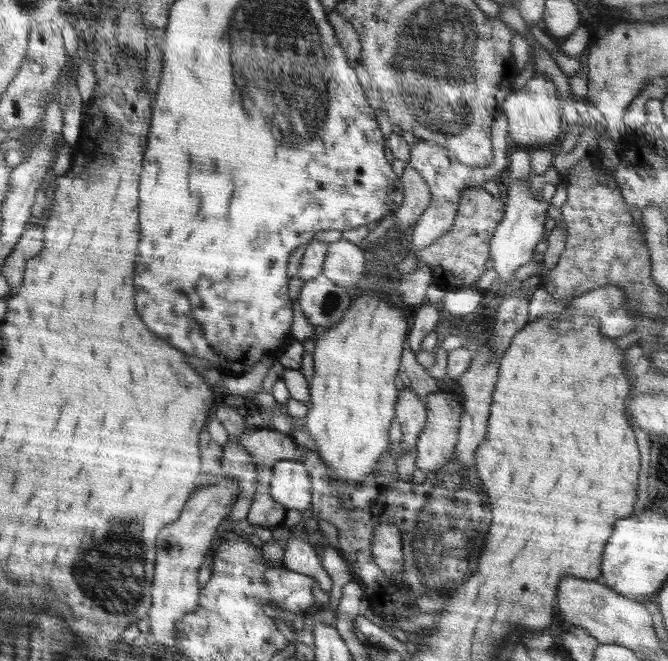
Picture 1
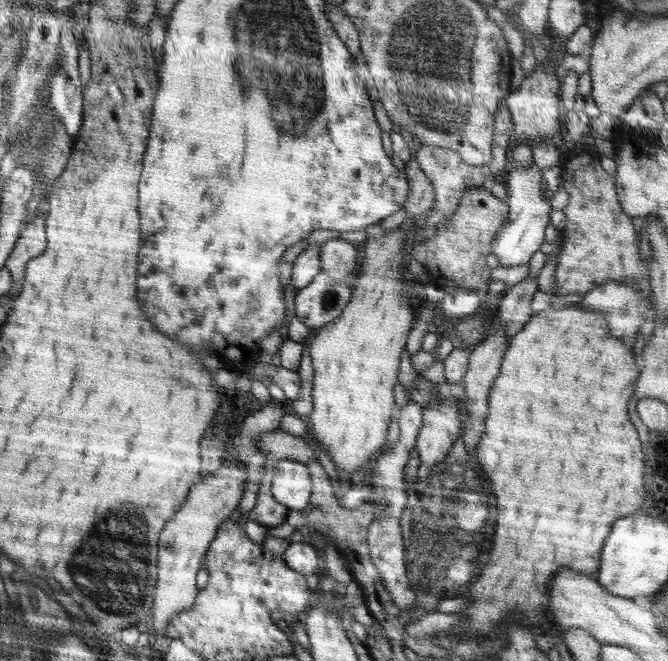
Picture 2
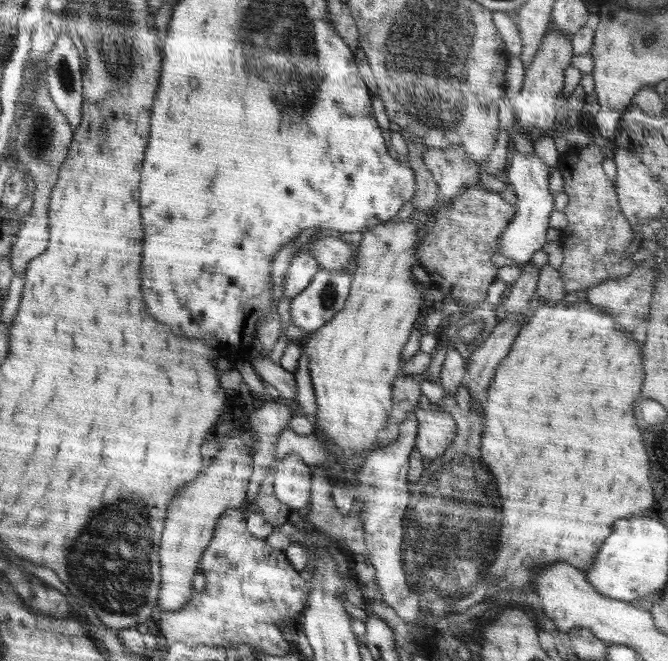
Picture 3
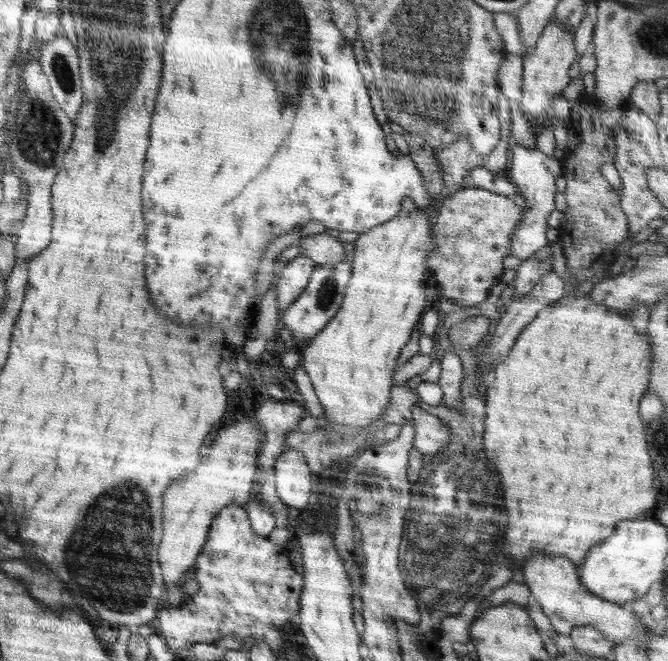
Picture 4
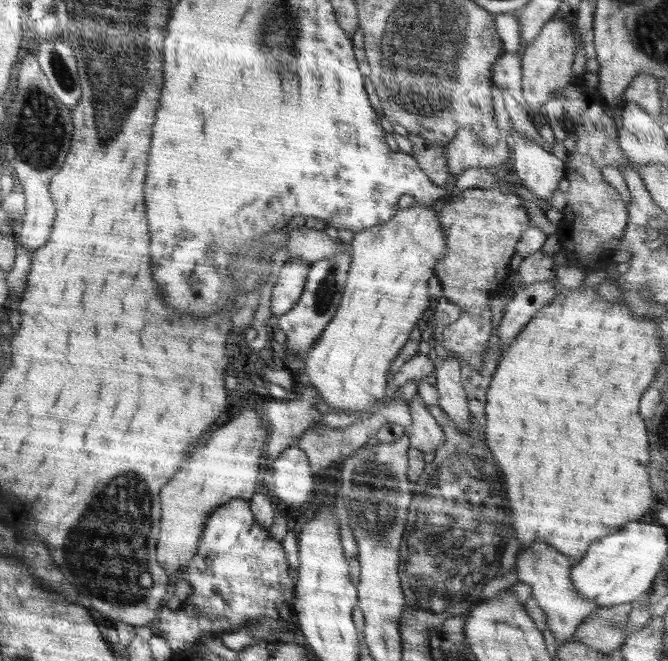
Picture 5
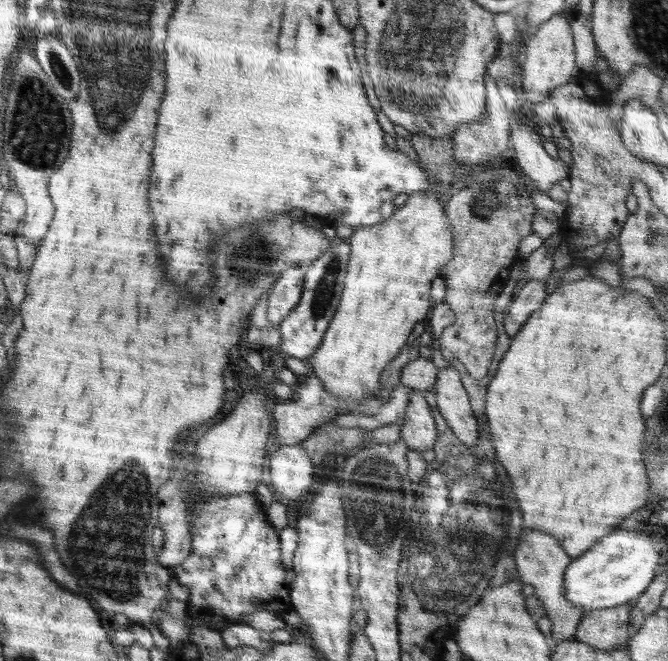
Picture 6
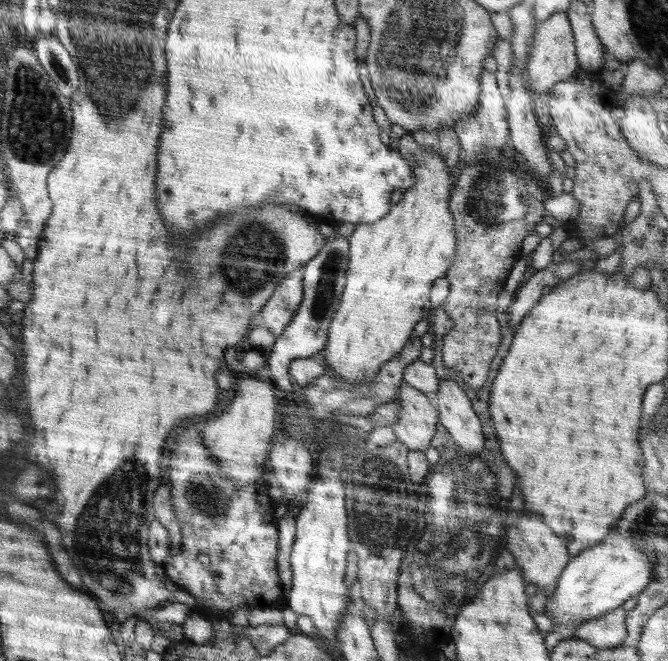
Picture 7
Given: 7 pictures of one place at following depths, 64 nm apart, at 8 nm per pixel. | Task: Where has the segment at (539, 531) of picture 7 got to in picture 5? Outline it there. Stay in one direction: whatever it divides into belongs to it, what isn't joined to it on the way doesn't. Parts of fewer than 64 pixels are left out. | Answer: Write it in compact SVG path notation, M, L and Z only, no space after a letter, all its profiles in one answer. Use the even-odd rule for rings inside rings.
M534 540L532 546L520 550L520 552L518 552L518 560L516 560L518 581L532 588L532 597L535 599L535 602L538 603L538 606L546 613L547 624L559 645L572 640L573 634L580 623L584 622L587 618L592 618L592 616L594 616L596 612L600 612L602 608L608 608L600 607L596 601L592 602L591 600L584 600L574 590L572 581L570 581L570 572L572 572L575 563L576 562L572 558L568 558L568 556L564 556L564 554L560 554L560 552L554 552L552 546L540 542L540 540Z

